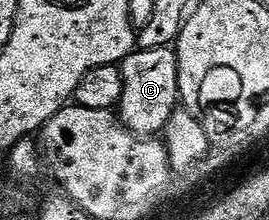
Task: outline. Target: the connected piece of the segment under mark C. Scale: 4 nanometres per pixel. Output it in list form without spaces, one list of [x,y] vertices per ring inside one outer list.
[[[173,47],[138,48],[122,59],[120,67],[122,100],[116,109],[117,115],[126,129],[137,136],[157,137],[180,104],[177,51]]]

